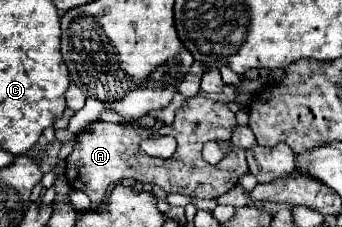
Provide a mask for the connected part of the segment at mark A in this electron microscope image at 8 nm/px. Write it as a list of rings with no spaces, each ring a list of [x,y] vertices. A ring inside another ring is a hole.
[[[191,97],[177,109],[175,121],[161,127],[161,135],[173,135],[177,139],[177,151],[171,159],[155,159],[141,151],[141,141],[151,137],[145,129],[125,129],[115,123],[95,121],[77,137],[77,145],[67,157],[65,175],[71,188],[82,190],[93,205],[99,205],[111,183],[121,179],[135,179],[139,183],[159,185],[167,195],[181,193],[195,199],[217,199],[235,187],[237,179],[247,173],[245,151],[233,147],[231,155],[225,155],[217,165],[207,163],[201,157],[201,147],[211,139],[229,139],[235,127],[235,115],[221,101],[211,101],[207,97]],[[89,181],[89,183],[87,183]],[[97,181],[97,183],[91,183]]]

